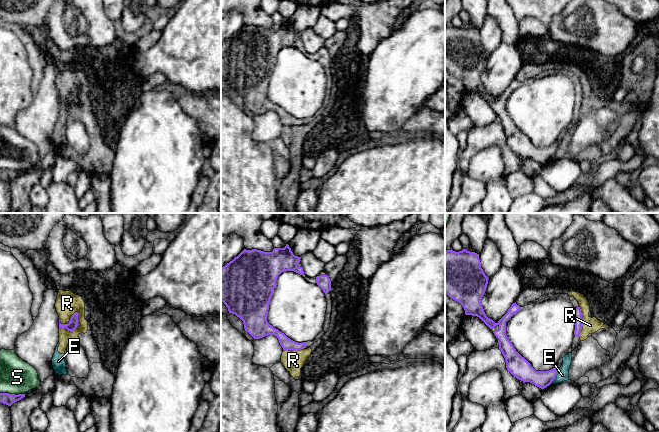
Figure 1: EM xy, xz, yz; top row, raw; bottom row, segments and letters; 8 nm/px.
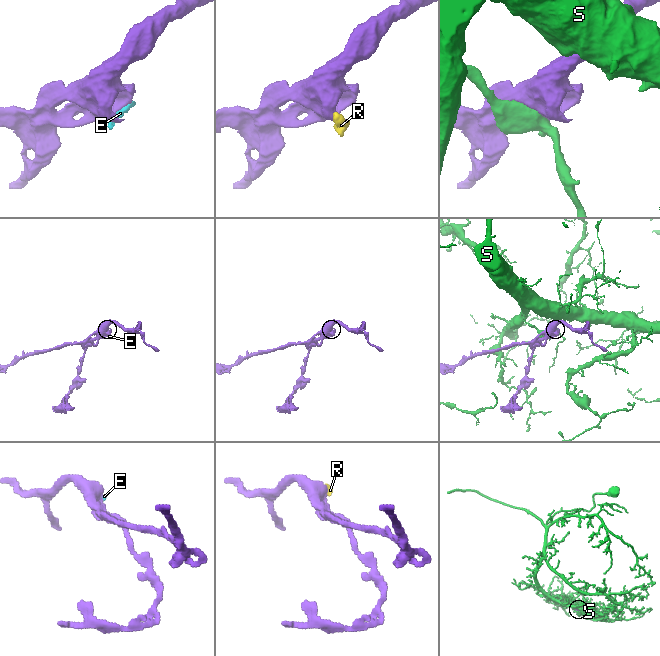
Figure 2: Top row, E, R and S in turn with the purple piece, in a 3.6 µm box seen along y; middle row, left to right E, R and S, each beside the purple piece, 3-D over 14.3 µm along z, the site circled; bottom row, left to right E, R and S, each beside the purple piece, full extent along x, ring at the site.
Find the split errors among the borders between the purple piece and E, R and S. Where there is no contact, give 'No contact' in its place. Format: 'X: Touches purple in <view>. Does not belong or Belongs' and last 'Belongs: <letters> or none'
E: Touches purple in yz. Does not belong
R: Touches purple in xy. Does not belong
S: Touches purple in xy. Does not belong
Belongs: none

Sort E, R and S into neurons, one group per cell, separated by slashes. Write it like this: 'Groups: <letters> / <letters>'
Groups: E R / S

